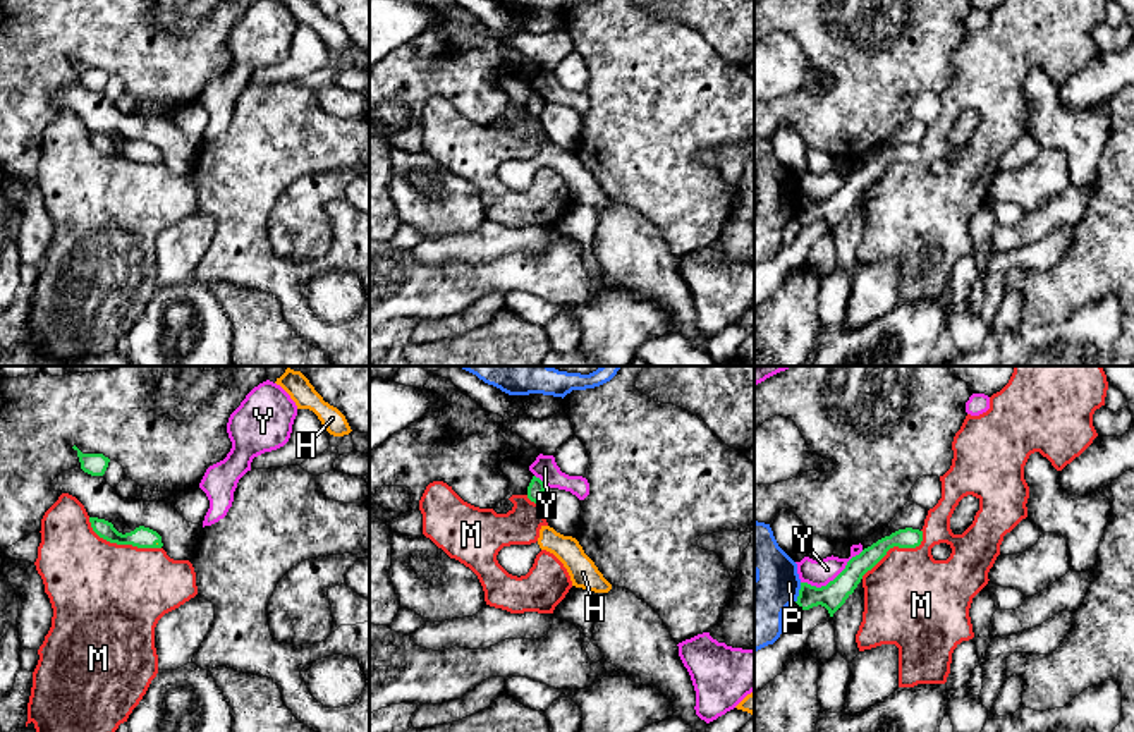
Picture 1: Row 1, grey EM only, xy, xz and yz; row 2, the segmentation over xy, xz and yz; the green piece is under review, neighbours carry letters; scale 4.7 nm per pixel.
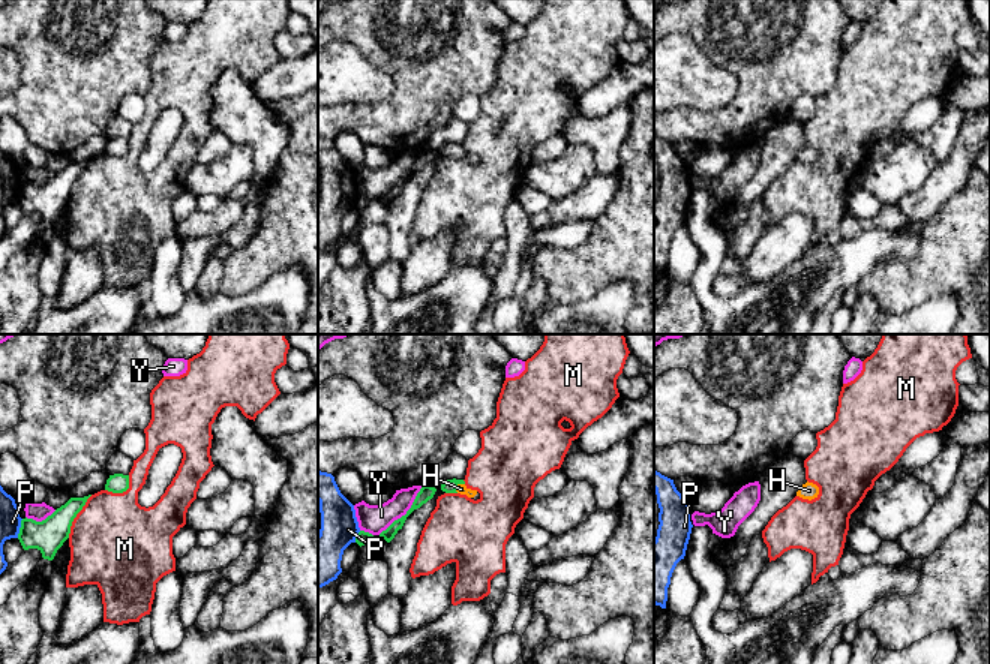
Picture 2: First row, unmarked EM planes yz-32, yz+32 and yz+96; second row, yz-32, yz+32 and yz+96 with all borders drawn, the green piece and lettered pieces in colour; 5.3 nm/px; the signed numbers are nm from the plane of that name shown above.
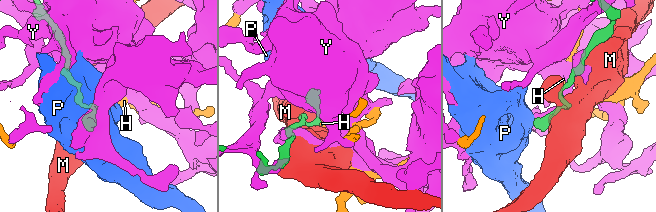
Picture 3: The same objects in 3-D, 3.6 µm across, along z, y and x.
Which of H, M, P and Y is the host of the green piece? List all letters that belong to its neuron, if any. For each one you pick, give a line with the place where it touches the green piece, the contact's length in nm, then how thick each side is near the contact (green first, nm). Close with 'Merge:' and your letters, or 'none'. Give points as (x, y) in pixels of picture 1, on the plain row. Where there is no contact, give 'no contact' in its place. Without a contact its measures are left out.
H: meets green in xy at (157, 157); contact 20 nm long; 100 nm thick on the green side, 20 nm on the other
Merge: H

